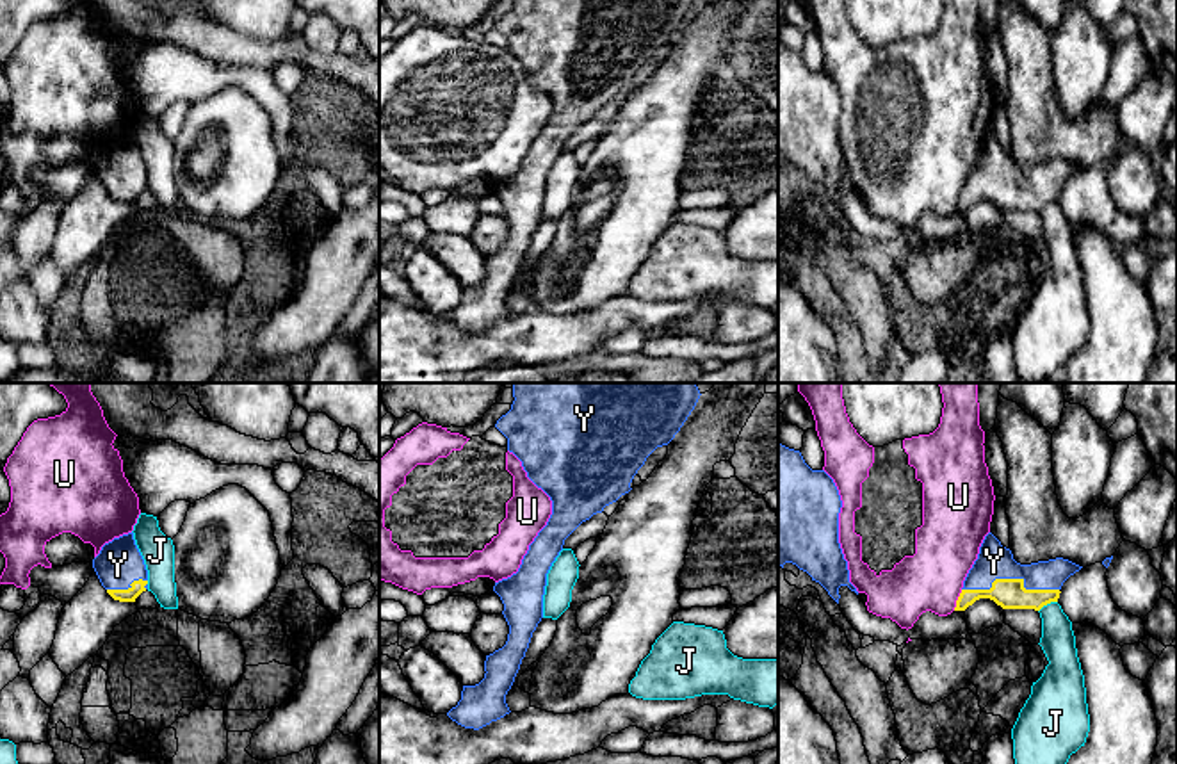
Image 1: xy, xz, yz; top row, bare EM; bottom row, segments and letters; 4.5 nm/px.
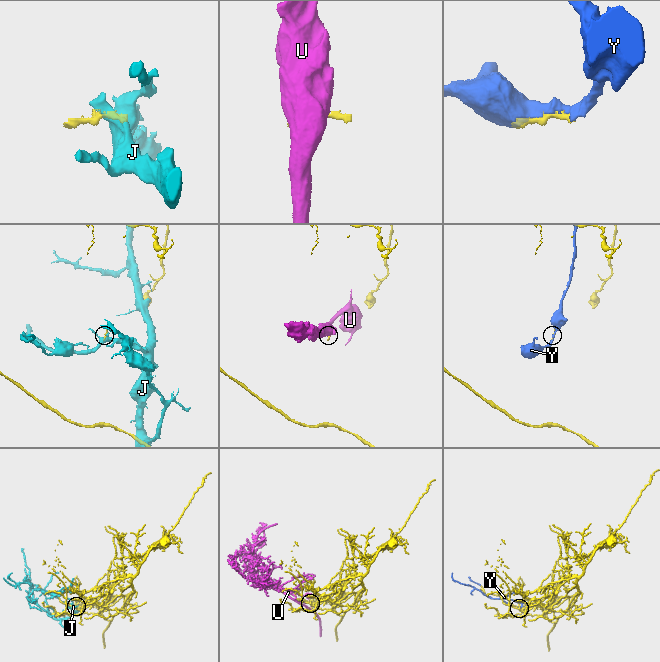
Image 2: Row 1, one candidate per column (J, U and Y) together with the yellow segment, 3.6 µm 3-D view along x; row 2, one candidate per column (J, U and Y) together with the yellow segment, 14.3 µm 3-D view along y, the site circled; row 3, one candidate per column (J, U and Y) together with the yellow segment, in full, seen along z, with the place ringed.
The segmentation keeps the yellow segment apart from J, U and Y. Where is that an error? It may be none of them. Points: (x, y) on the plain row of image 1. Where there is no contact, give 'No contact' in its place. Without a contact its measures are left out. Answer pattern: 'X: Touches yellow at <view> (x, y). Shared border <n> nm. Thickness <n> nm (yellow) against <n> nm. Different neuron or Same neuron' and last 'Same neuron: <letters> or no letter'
J: Touches yellow at yz (1047, 203). Shared border 100 nm. Thickness 140 nm (yellow) against 160 nm. Different neuron
U: Touches yellow at yz (957, 202). Shared border 100 nm. Thickness 140 nm (yellow) against 280 nm. Different neuron
Y: Touches yellow at yz (1010, 180). Shared border 440 nm. Thickness 140 nm (yellow) against 160 nm. Same neuron
Same neuron: Y

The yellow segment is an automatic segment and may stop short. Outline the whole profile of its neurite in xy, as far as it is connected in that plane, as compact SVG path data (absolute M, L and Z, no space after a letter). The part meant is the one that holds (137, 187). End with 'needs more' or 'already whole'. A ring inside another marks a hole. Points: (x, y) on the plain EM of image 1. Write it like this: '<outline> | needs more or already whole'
M134 134L105 144L93 160L93 169L114 201L135 203L148 191L148 171L135 146Z | needs more

